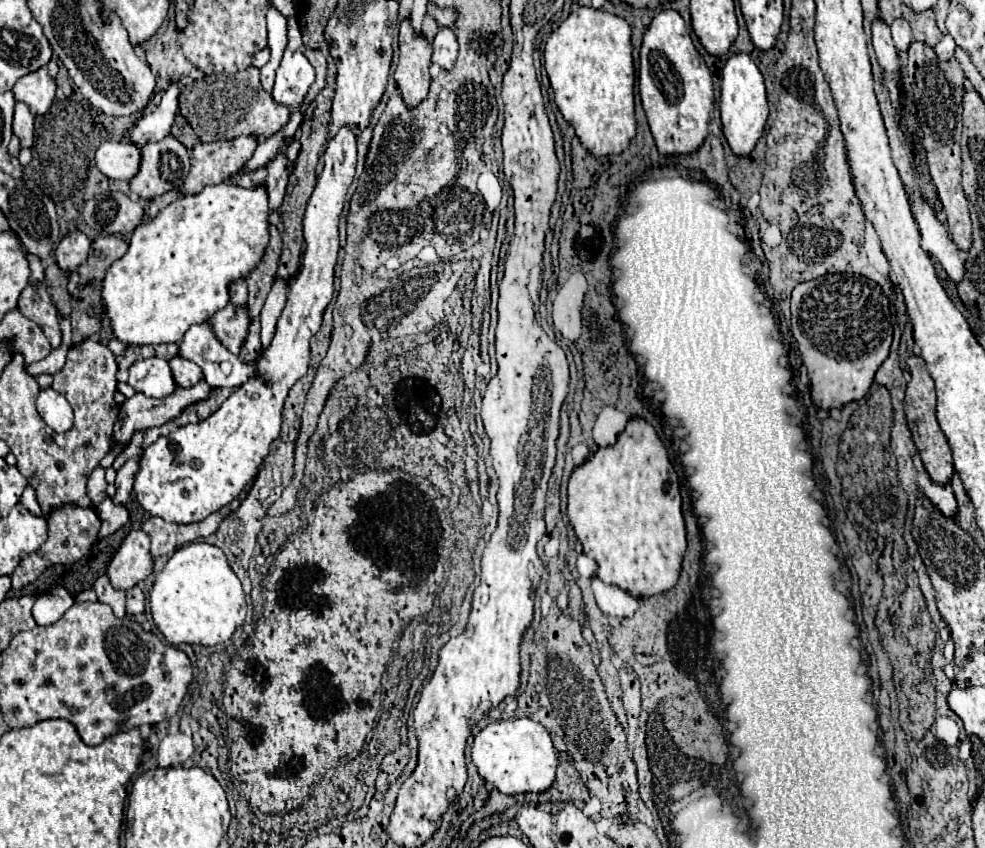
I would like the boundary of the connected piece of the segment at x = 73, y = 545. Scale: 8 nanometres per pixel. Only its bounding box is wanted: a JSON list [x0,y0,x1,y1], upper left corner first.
[12,504,100,590]

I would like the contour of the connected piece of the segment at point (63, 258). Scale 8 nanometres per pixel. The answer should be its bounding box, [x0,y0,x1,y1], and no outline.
[56,232,90,272]

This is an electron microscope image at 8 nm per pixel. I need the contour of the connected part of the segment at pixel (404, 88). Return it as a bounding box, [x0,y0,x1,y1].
[394,18,432,106]

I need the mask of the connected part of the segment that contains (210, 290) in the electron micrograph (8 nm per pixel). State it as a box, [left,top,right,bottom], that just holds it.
[102,182,270,346]

